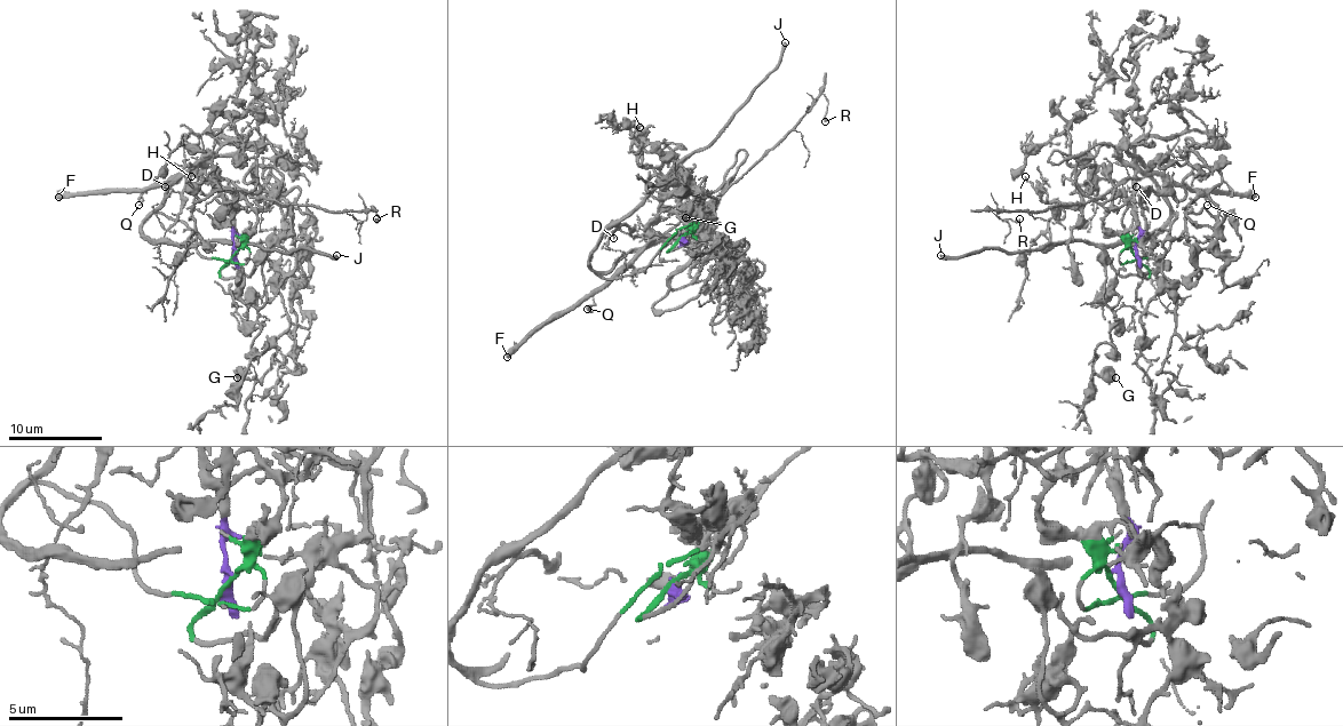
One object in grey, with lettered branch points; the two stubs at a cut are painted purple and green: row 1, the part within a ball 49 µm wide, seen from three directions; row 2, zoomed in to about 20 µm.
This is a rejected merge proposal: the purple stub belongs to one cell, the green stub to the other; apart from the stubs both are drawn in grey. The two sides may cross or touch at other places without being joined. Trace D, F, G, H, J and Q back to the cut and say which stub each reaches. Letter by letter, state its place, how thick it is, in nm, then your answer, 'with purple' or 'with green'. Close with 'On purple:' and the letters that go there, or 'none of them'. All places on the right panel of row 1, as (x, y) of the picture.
D: place (1136, 186); calibre 120 nm; with purple
F: place (1255, 197); calibre 550 nm; with purple
G: place (1115, 377); calibre 550 nm; with green
H: place (1025, 176); calibre 140 nm; with green
J: place (940, 255); calibre 320 nm; with green
Q: place (1207, 205); calibre 110 nm; with purple
On purple: D, F, Q

